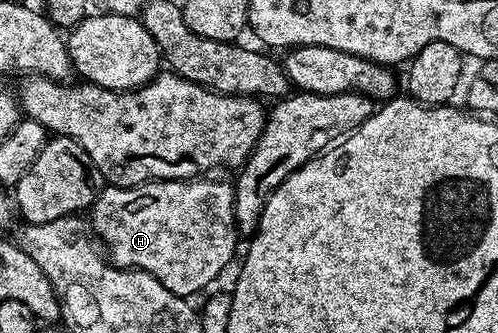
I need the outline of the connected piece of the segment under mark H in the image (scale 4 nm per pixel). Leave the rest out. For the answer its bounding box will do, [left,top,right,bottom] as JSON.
[91,176,239,296]

